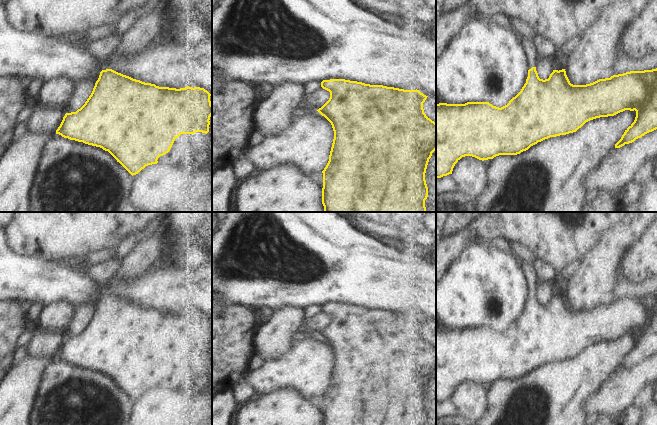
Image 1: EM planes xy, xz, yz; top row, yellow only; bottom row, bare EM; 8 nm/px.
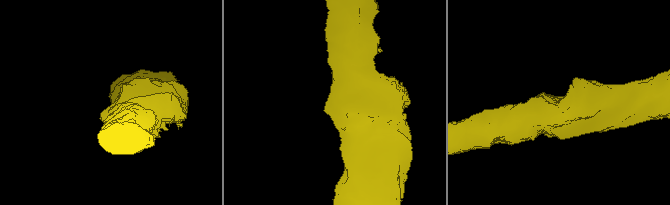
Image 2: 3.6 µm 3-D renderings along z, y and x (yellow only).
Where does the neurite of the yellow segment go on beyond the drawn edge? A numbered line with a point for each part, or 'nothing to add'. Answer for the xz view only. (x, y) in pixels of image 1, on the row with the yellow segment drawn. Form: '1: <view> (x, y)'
nothing to add

